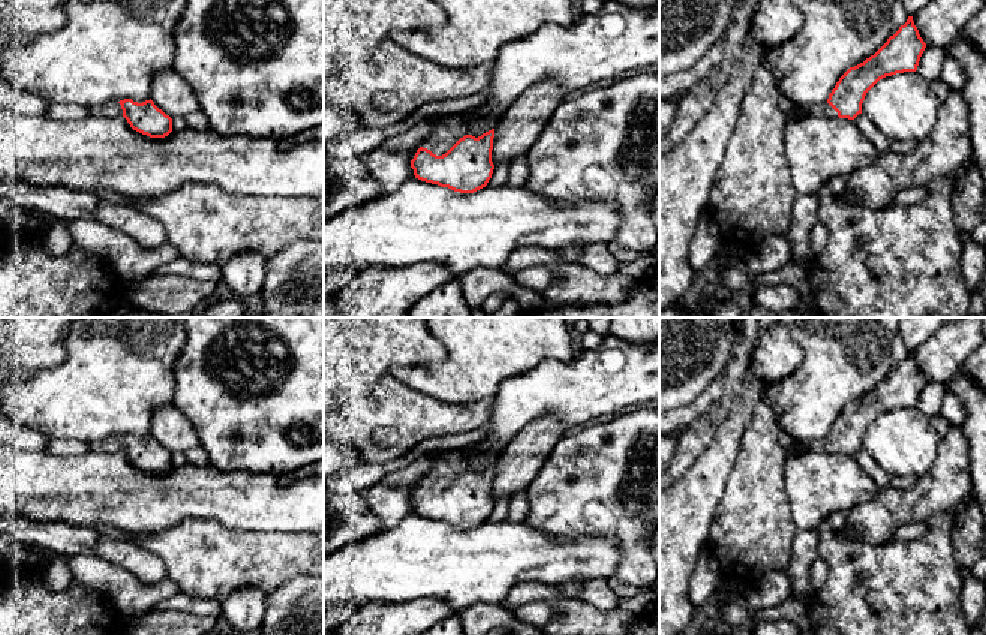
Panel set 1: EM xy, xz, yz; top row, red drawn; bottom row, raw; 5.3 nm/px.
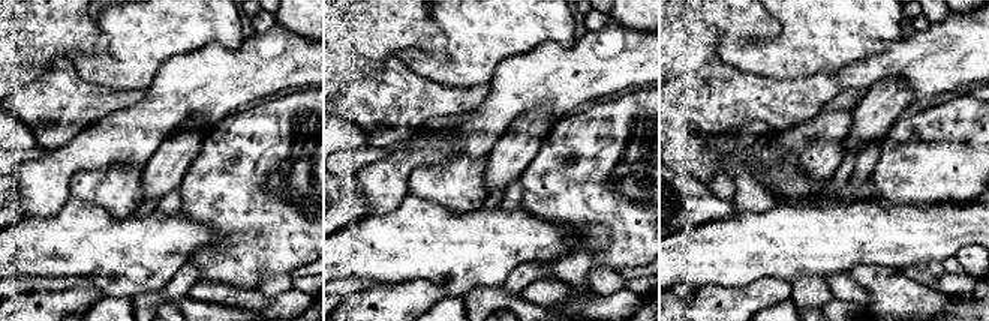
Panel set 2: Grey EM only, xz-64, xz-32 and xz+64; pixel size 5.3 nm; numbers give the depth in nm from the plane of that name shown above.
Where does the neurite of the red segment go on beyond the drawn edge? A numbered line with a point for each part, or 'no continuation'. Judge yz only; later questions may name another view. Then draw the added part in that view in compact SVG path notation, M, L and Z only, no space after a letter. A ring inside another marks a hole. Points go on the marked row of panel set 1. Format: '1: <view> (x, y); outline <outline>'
1: yz (824, 110); outline M826 102L806 108L808 117L829 117L838 118L838 112Z

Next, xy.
1: xy (110, 110); outline M109 100L102 105L88 106L88 111L90 111L90 117L114 118L123 115L121 105L115 100Z

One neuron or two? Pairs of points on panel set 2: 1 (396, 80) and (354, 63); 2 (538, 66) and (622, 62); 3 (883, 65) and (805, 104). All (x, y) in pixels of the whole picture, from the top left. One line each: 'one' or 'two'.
1: two
2: one
3: two

